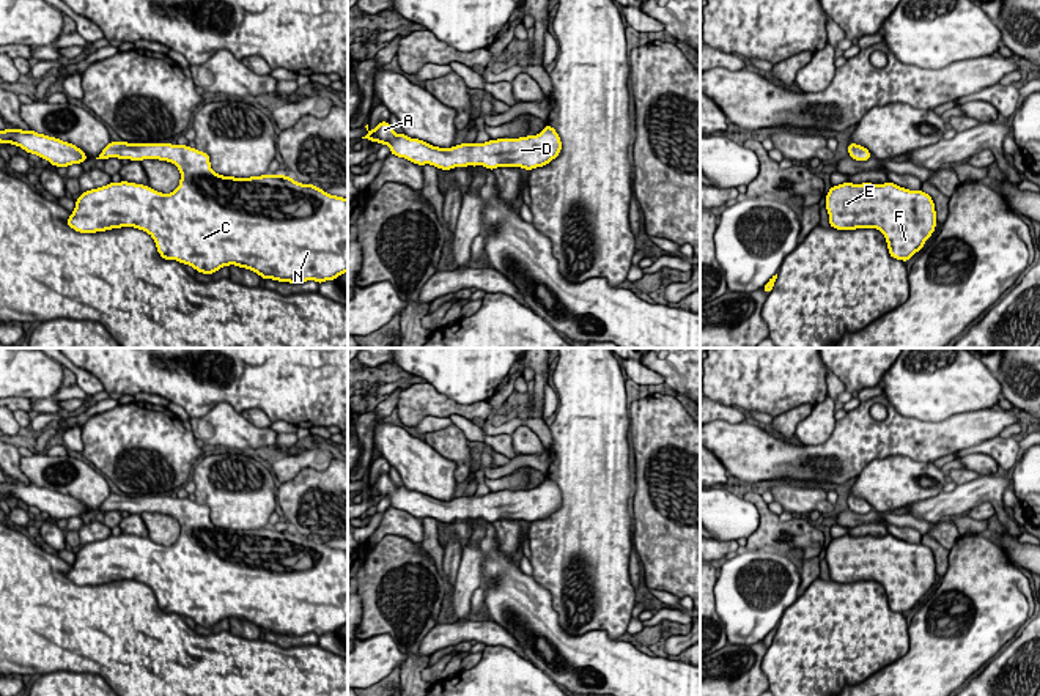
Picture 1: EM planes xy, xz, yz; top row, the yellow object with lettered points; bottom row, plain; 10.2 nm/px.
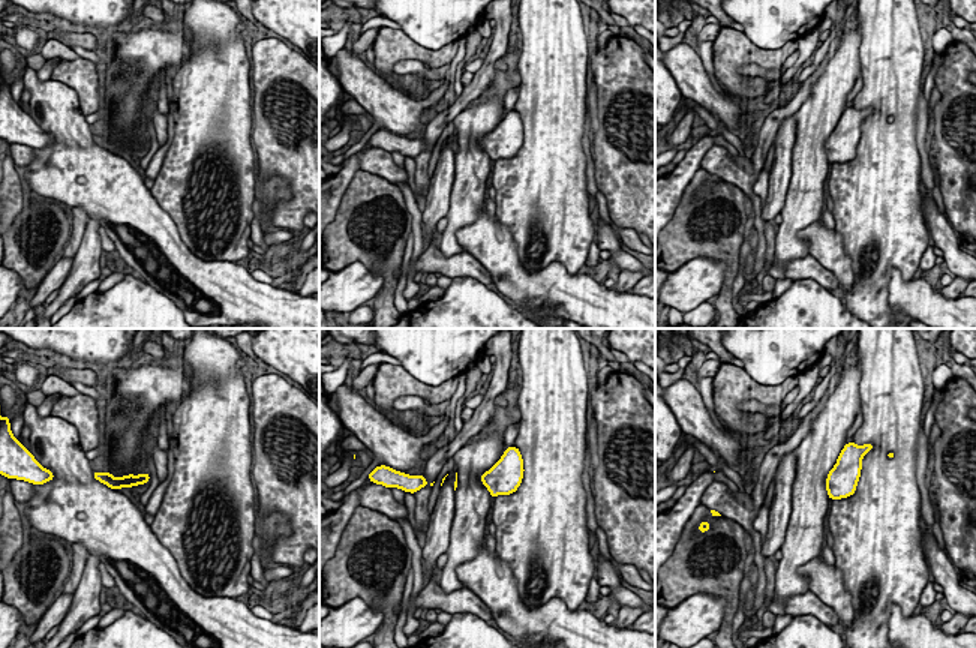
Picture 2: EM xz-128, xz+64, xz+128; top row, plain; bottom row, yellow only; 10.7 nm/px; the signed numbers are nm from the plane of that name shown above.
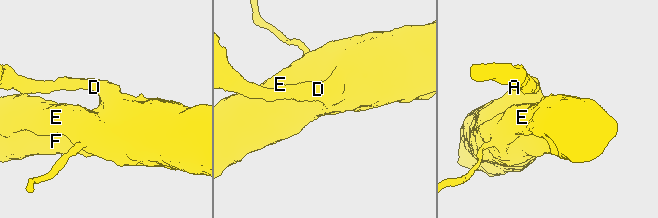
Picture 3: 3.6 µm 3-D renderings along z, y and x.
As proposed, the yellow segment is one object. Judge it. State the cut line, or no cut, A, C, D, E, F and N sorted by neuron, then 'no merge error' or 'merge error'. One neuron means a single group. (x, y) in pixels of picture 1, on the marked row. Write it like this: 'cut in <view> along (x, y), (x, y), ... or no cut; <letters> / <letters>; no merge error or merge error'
no cut; A C D E F N; no merge error

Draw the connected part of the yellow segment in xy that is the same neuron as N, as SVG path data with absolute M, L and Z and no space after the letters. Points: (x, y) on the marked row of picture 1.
M112 140L96 159L109 157L173 162L181 173L179 186L162 194L145 184L121 181L85 191L76 200L71 217L65 220L79 233L134 227L153 236L164 260L190 265L203 274L234 265L256 272L261 279L290 283L316 280L319 285L348 272L348 198L285 175L217 175L211 168L209 154L189 145L132 145Z

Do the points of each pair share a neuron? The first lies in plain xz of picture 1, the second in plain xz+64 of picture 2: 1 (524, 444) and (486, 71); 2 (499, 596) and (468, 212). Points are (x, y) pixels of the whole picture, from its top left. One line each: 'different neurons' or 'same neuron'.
1: same neuron
2: different neurons

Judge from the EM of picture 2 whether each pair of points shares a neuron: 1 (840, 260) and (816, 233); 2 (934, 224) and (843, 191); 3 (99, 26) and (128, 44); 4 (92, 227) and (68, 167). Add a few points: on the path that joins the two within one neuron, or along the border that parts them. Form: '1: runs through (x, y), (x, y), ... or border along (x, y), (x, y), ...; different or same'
1: runs through (834, 254), (820, 239); same
2: border along (922, 189), (921, 213), (931, 237); different
3: border along (108, 32), (102, 38); different
4: border along (89, 216), (101, 225); different

